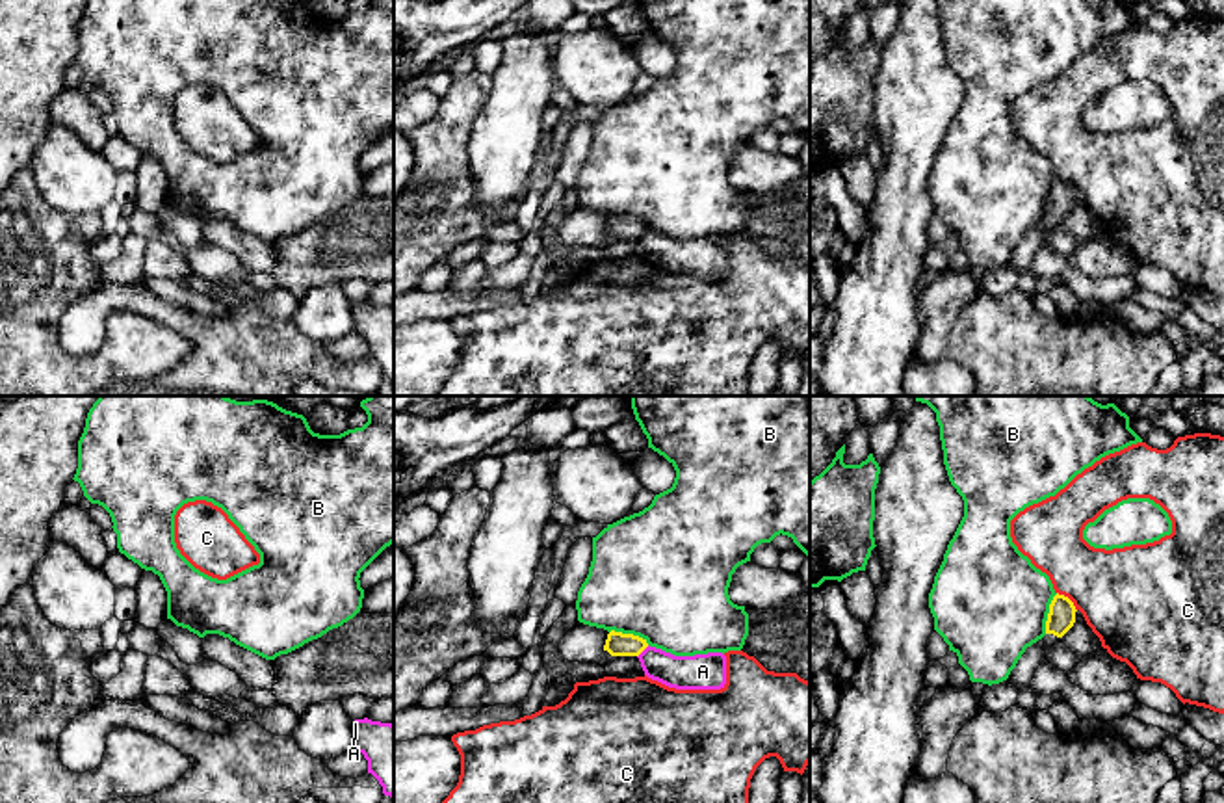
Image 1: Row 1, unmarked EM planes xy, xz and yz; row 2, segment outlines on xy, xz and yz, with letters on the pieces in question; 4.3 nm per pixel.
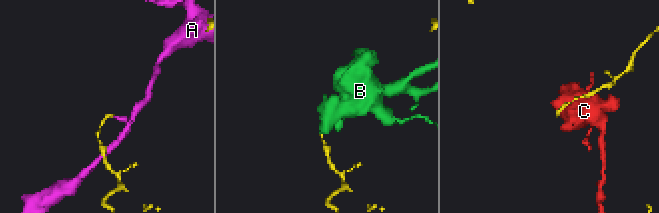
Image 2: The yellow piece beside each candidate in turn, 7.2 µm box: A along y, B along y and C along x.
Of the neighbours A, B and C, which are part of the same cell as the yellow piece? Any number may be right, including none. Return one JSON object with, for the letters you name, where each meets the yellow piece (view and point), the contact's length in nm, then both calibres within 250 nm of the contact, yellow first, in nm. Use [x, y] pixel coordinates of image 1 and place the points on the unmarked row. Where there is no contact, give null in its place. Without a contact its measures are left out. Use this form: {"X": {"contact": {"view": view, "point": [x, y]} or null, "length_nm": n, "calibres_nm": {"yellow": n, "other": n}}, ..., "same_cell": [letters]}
{"same_cell": []}

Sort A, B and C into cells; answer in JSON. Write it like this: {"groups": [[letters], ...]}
{"groups": [["A"], ["B"], ["C"]]}

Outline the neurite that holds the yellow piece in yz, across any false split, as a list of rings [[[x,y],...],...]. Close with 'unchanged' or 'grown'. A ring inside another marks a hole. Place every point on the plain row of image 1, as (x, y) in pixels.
[[[1057,177],[1049,188],[1046,219],[1042,221],[1046,244],[1064,257],[1072,255],[1083,242],[1072,236],[1061,225],[1061,221],[1074,210],[1075,195],[1077,193],[1074,186],[1068,180]]]; grown

